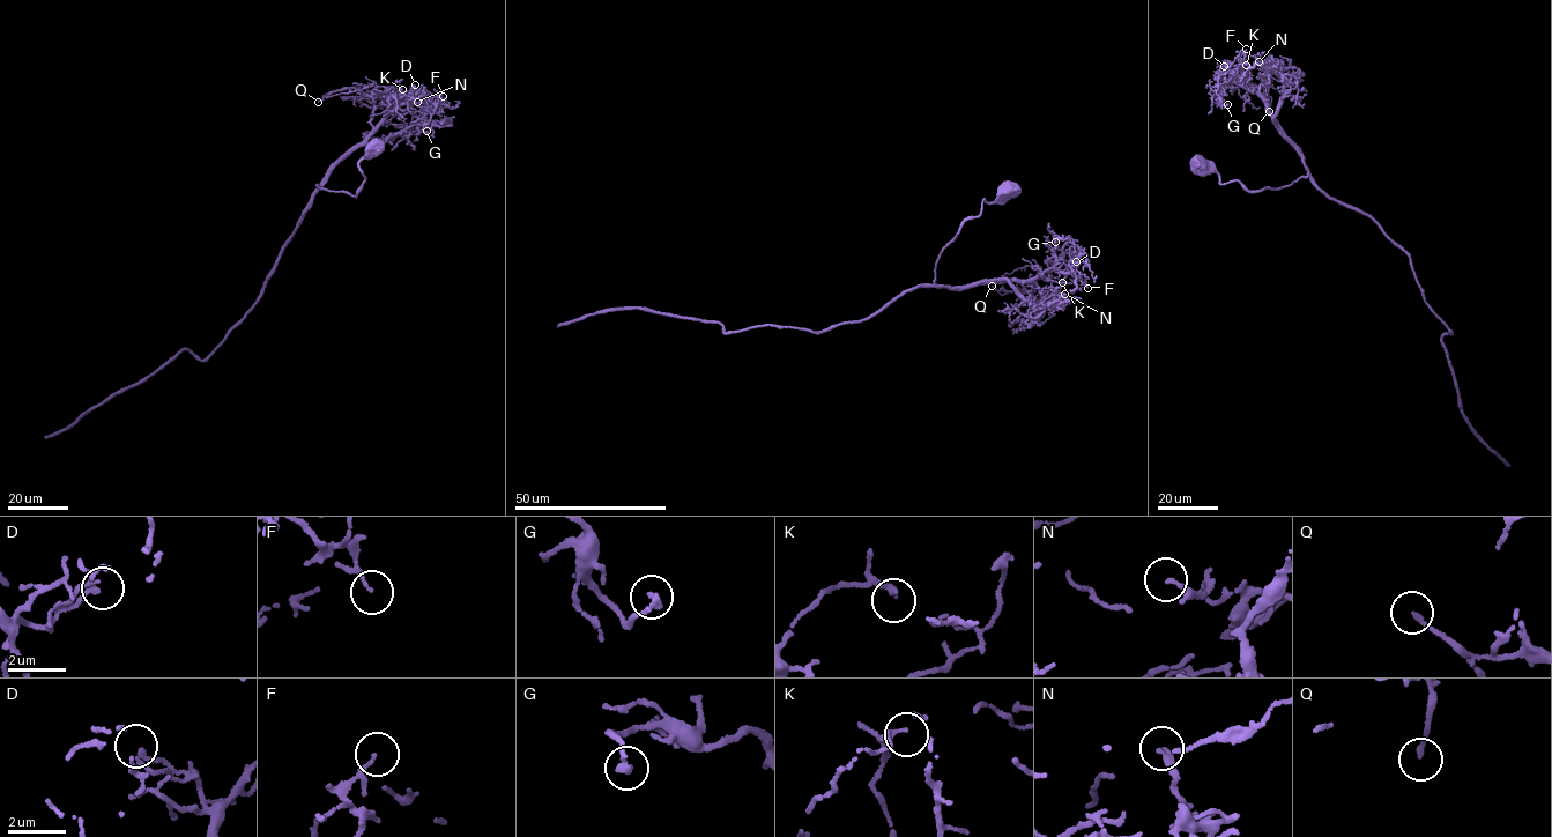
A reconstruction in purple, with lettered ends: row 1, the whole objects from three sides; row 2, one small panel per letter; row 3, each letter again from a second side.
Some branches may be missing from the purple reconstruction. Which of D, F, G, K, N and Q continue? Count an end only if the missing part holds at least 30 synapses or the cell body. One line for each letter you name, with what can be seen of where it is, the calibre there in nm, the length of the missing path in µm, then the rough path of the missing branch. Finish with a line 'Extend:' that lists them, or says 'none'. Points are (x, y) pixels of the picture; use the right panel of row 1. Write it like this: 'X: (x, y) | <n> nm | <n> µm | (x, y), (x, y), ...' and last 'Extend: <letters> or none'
Extend: none

